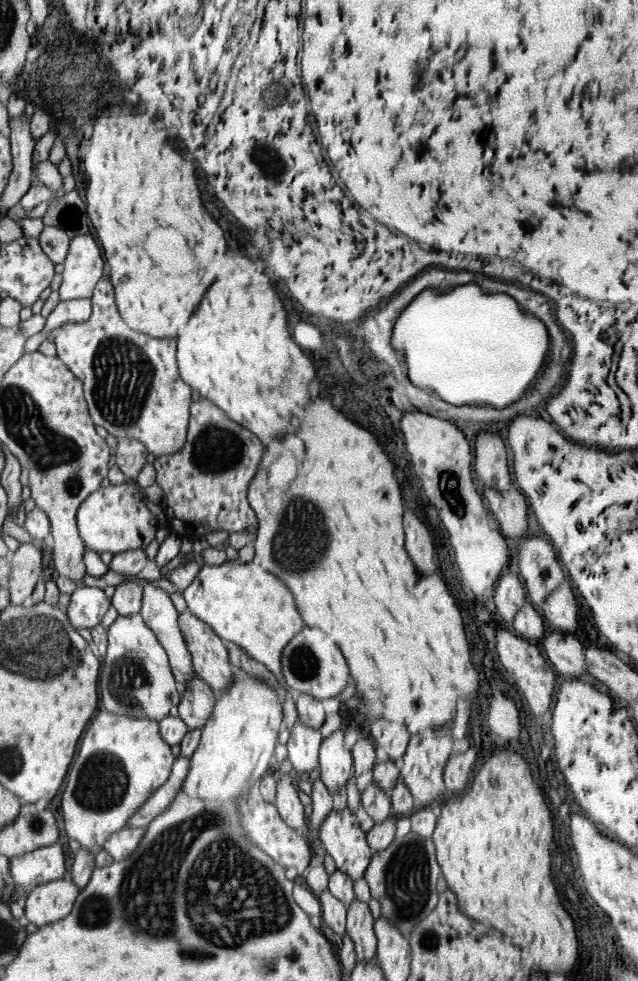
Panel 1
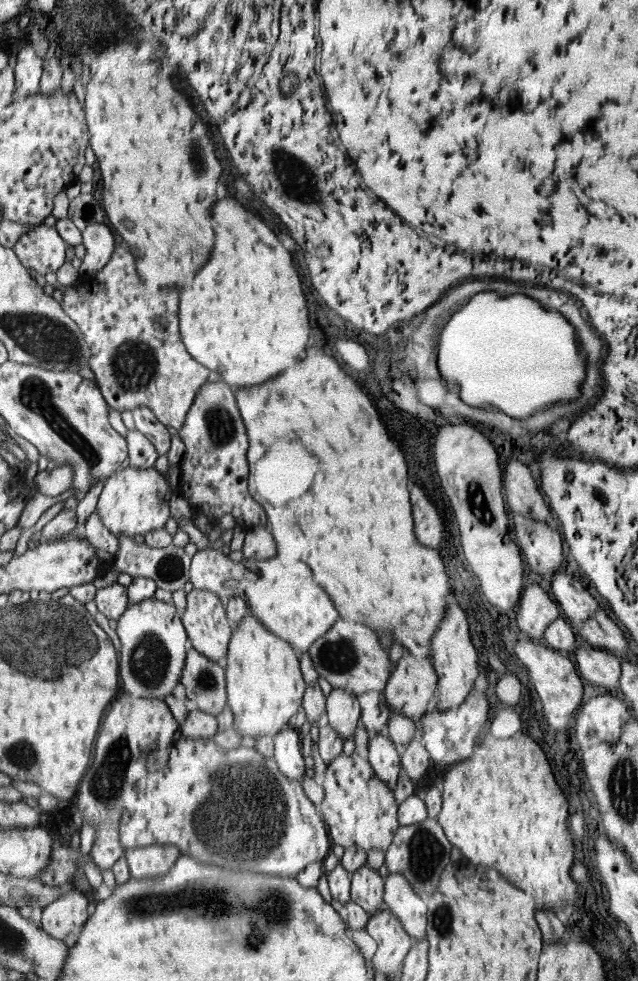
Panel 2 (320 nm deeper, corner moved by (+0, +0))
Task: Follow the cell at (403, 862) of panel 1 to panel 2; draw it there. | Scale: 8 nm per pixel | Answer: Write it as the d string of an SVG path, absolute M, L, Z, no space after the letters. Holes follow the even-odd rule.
M427 818L424 822L399 826L384 859L390 873L400 873L414 892L426 901L438 888L444 867L451 861L452 848L437 818Z

